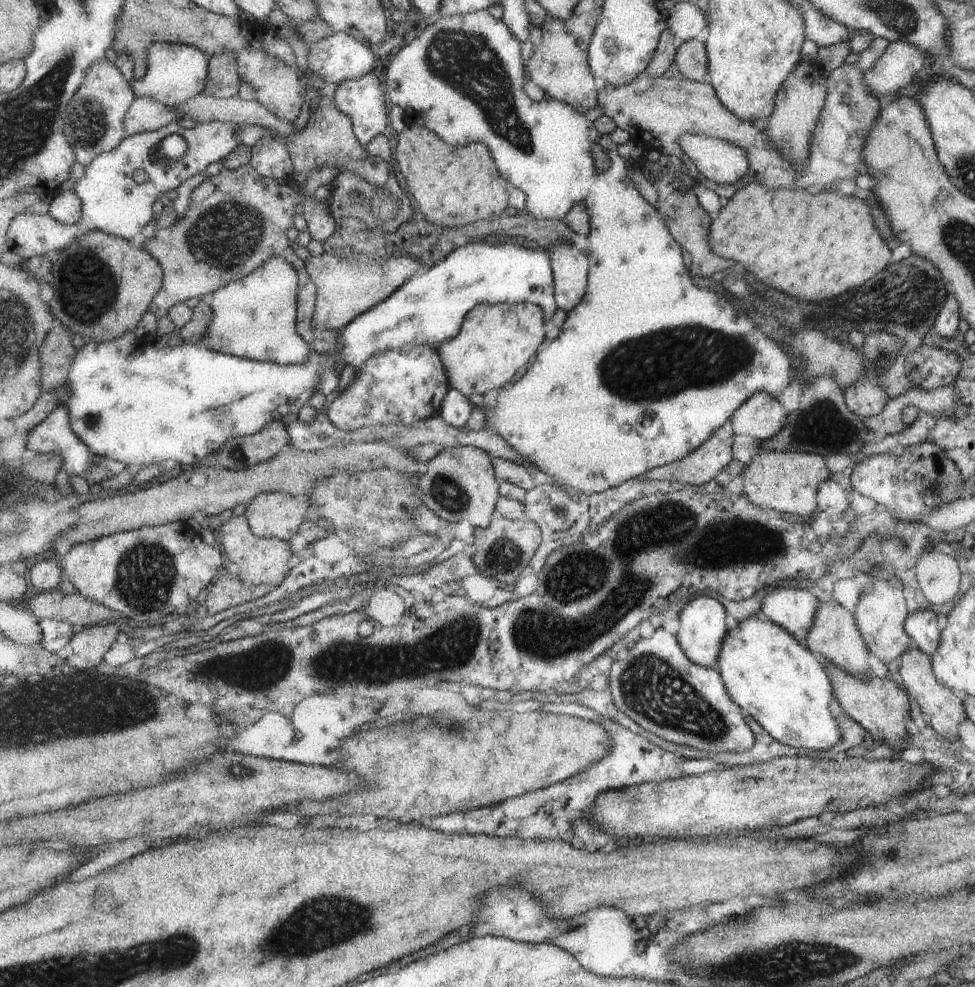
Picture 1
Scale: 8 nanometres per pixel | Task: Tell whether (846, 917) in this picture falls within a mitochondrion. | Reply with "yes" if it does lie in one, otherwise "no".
no

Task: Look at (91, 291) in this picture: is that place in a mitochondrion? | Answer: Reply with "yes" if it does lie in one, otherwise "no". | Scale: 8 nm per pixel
yes

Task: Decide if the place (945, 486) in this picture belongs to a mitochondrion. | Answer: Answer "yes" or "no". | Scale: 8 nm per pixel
yes

